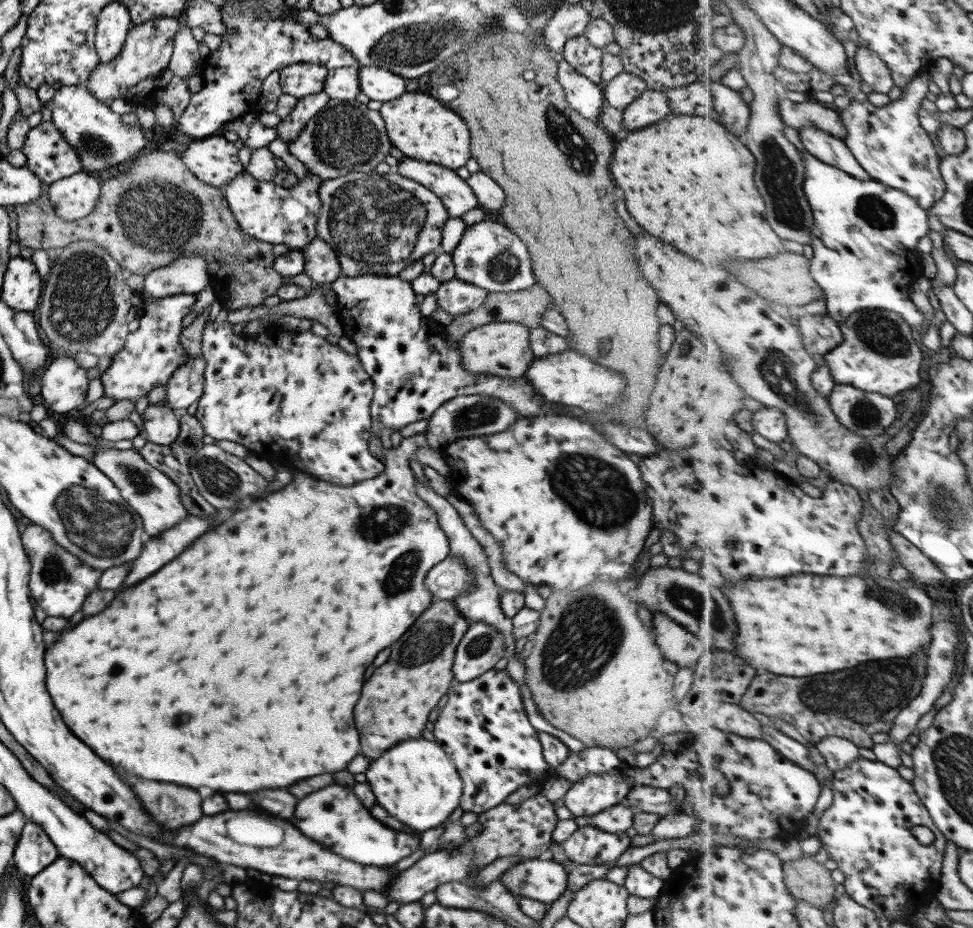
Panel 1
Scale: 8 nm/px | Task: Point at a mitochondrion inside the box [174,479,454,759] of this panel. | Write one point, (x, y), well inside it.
(401, 517)

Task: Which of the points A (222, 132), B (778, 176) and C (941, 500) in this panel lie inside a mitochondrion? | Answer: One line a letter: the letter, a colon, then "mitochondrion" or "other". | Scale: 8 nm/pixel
A: other
B: mitochondrion
C: mitochondrion

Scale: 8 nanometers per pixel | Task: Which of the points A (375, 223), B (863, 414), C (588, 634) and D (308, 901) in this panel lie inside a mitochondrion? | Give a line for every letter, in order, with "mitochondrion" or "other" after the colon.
A: mitochondrion
B: mitochondrion
C: mitochondrion
D: other

